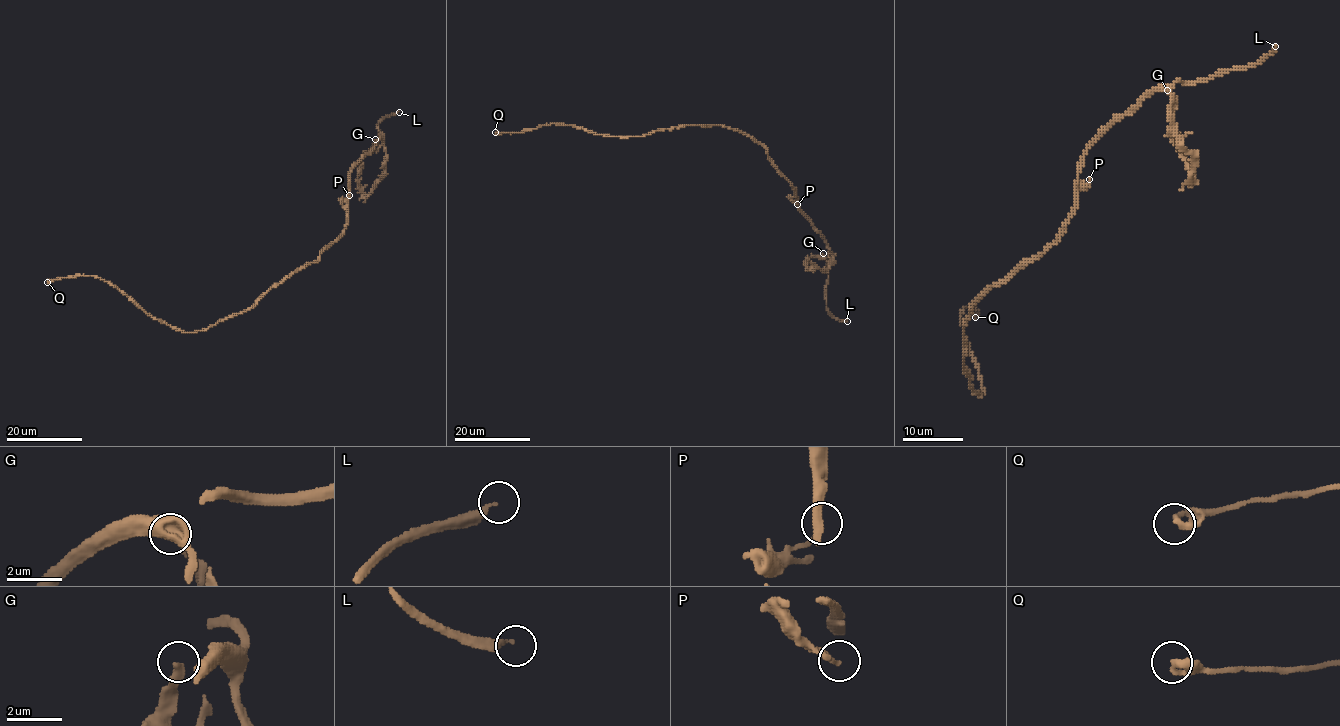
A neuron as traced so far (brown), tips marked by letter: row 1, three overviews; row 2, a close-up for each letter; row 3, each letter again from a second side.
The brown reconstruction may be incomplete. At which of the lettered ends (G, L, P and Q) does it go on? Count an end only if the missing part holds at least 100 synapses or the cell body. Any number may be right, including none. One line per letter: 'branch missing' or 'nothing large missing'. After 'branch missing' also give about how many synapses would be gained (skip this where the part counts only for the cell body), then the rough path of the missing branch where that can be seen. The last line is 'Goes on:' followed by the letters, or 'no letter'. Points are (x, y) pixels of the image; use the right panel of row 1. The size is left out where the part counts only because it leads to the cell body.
G: nothing large missing
L: branch missing; 250 synapses
P: nothing large missing
Q: nothing large missing
Goes on: L

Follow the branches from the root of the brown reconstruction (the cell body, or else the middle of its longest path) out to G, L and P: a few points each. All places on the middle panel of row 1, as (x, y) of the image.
G: (763, 146), (794, 187), (798, 210), (833, 256), (826, 269), (810, 269), (805, 261), (823, 253)
L: (763, 146), (794, 187), (798, 210), (828, 245), (831, 257), (827, 264), (827, 310), (847, 321)
P: (763, 146), (776, 168), (794, 187), (795, 195), (790, 198), (797, 204)

